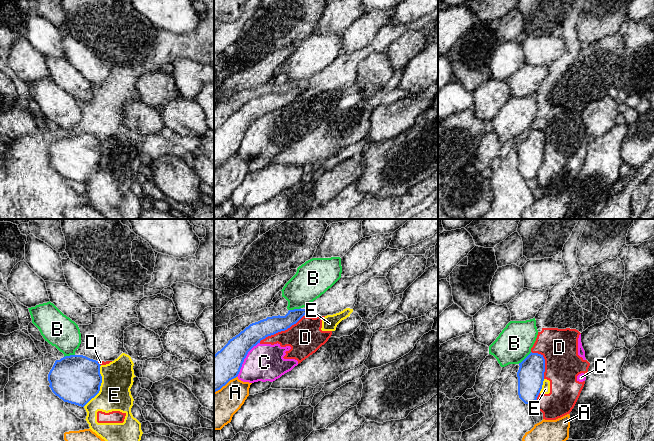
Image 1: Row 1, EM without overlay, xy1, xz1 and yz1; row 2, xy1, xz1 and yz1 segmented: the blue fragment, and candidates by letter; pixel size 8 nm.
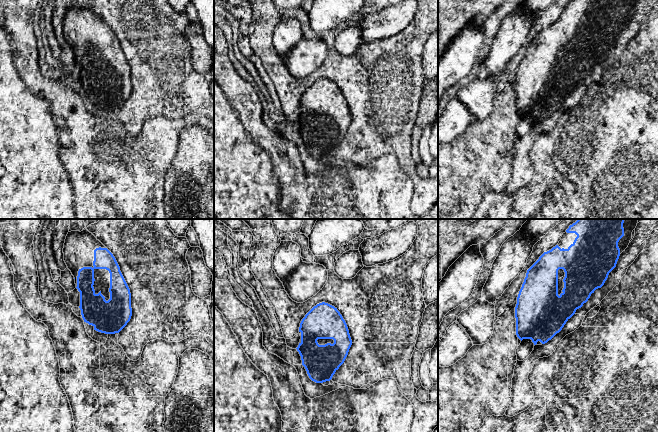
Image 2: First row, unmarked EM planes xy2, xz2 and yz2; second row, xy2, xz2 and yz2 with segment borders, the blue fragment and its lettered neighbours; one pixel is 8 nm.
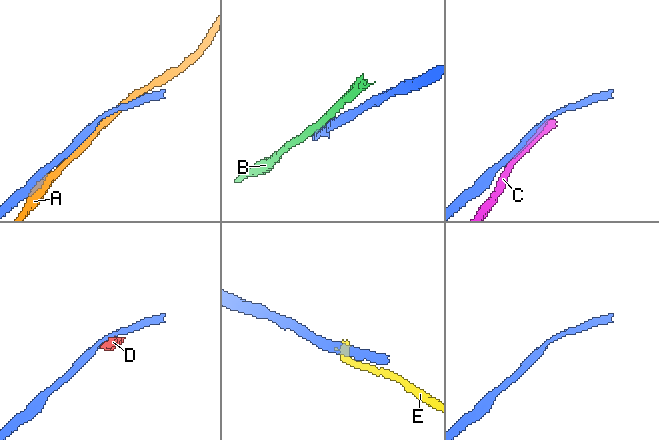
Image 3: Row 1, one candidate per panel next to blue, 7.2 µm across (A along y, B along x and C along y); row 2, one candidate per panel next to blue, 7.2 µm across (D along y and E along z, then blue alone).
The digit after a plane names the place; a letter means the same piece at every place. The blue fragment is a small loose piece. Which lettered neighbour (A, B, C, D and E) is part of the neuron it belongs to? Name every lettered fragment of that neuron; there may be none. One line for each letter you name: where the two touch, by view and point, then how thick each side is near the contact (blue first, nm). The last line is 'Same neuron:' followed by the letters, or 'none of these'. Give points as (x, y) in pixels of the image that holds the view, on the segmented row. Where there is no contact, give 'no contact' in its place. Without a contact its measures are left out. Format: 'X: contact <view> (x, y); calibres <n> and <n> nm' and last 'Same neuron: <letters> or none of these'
Same neuron: none of these

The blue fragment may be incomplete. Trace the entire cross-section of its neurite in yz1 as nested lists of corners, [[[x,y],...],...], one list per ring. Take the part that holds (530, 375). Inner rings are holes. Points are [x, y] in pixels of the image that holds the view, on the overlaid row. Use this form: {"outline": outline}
{"outline": [[[531,352],[519,366],[519,398],[525,404],[536,402],[544,381],[545,359],[543,355]]]}

